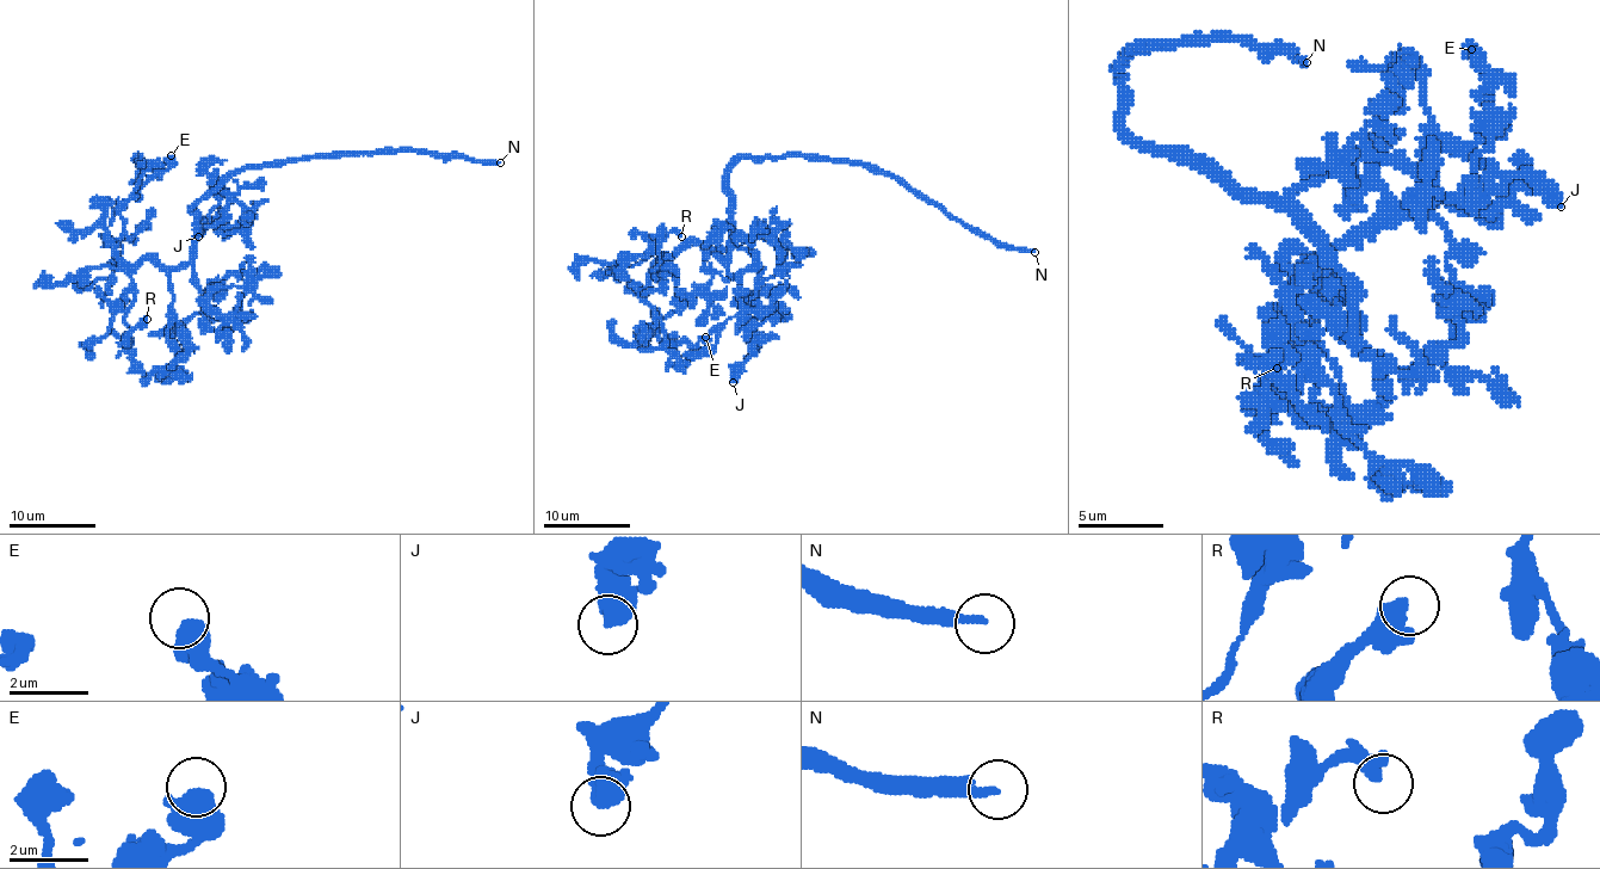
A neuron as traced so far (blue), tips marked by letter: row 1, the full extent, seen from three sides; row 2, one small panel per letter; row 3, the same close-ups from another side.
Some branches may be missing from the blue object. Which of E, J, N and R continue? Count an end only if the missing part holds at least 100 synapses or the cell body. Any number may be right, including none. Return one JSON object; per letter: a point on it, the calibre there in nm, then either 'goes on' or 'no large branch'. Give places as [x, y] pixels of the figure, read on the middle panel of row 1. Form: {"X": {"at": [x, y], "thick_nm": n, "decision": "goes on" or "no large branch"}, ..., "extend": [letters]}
{"E": {"at": [705, 337], "thick_nm": 650, "decision": "no large branch"}, "J": {"at": [733, 382], "thick_nm": 650, "decision": "no large branch"}, "N": {"at": [1035, 252], "thick_nm": 240, "decision": "goes on"}, "R": {"at": [681, 236], "thick_nm": 500, "decision": "no large branch"}, "extend": ["N"]}

